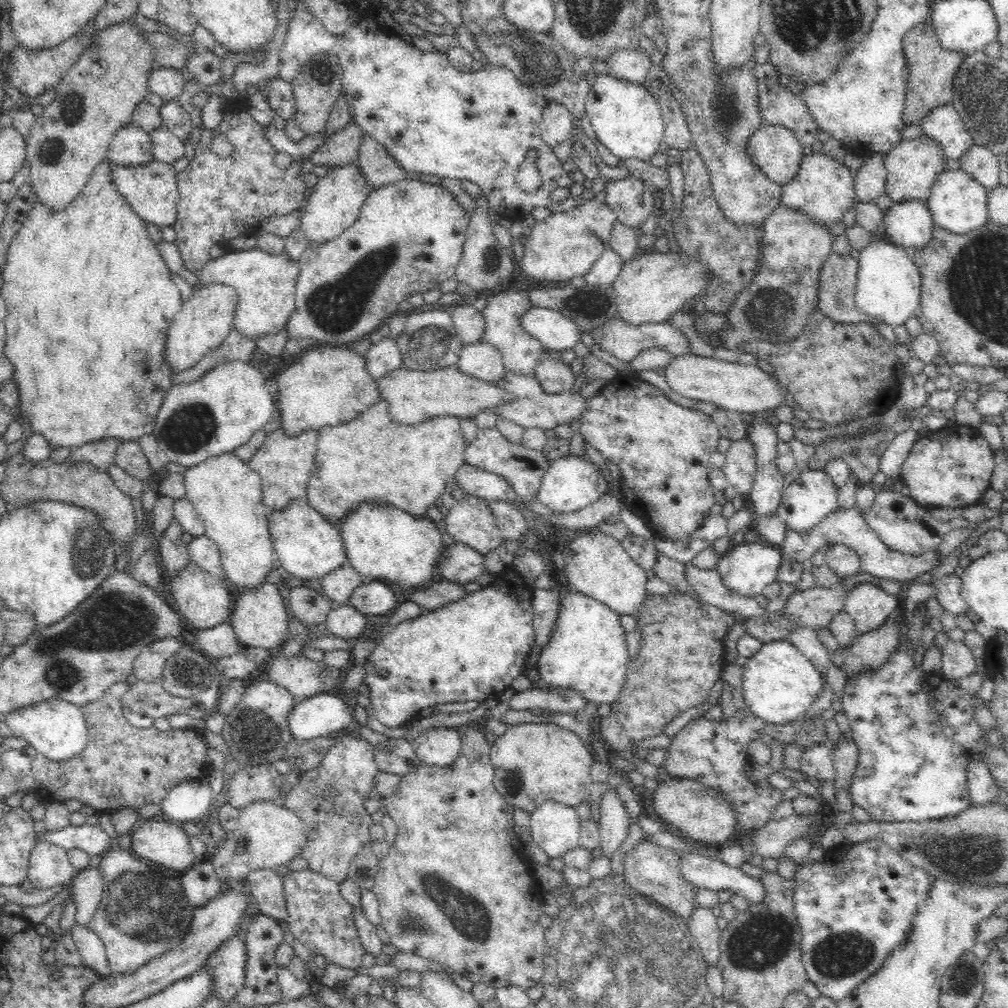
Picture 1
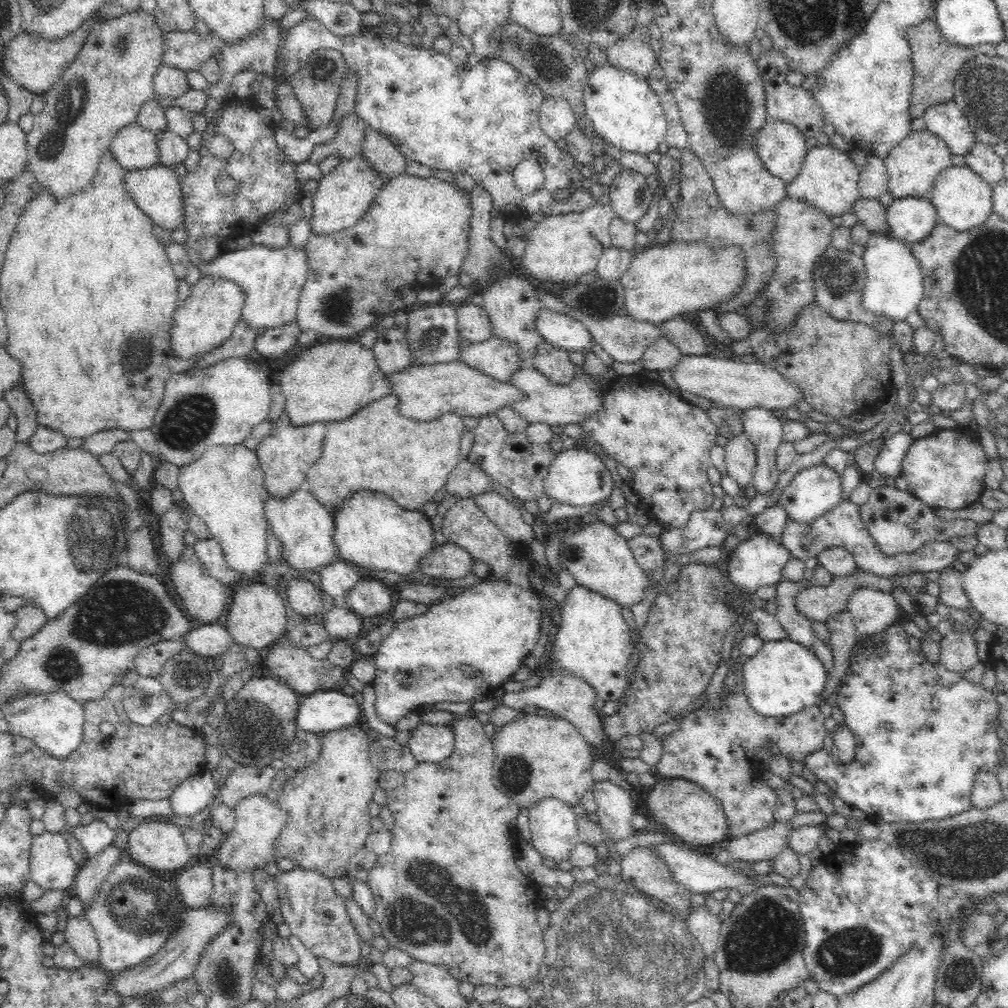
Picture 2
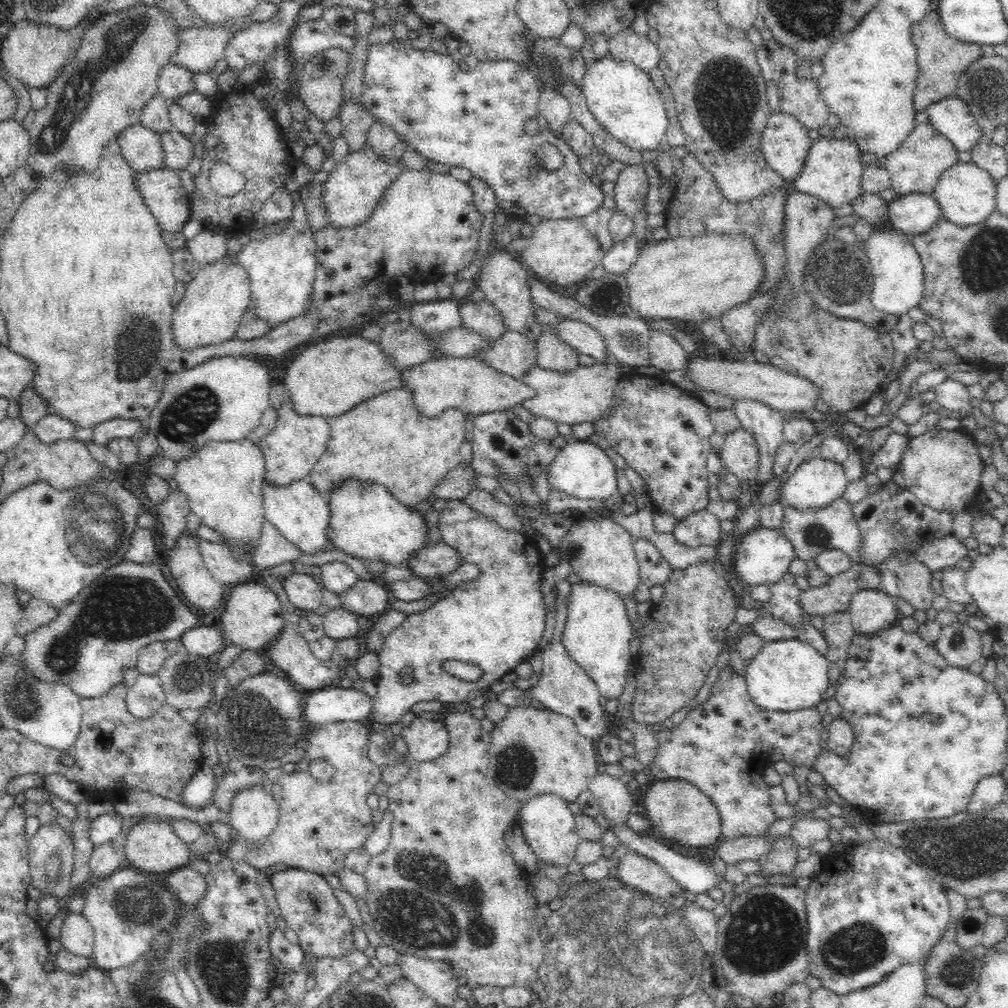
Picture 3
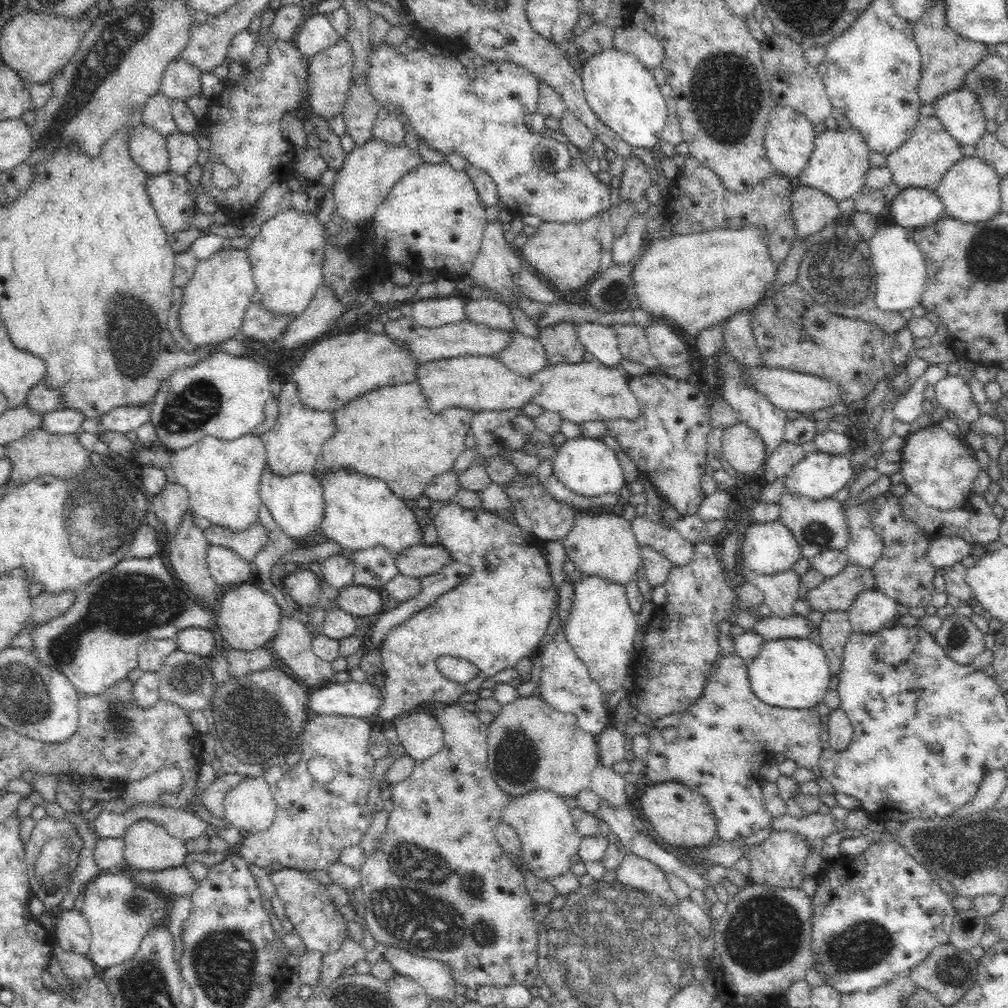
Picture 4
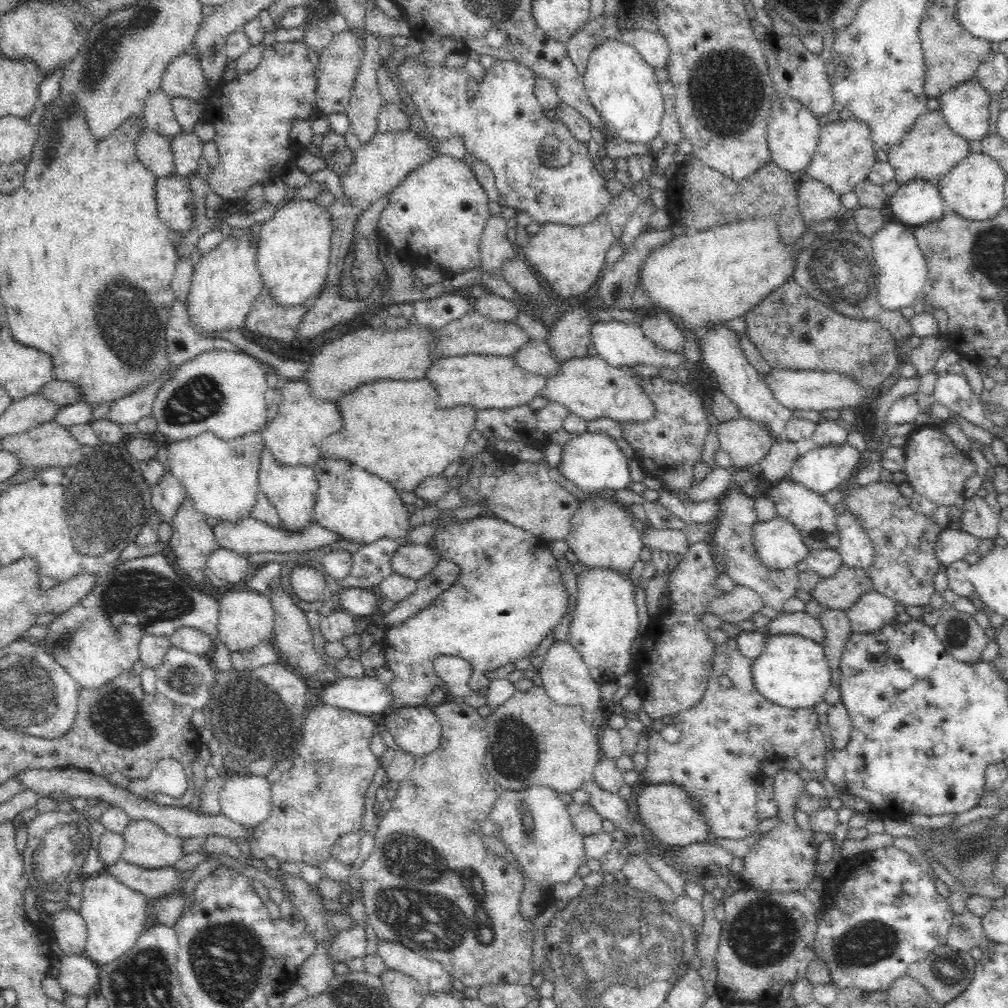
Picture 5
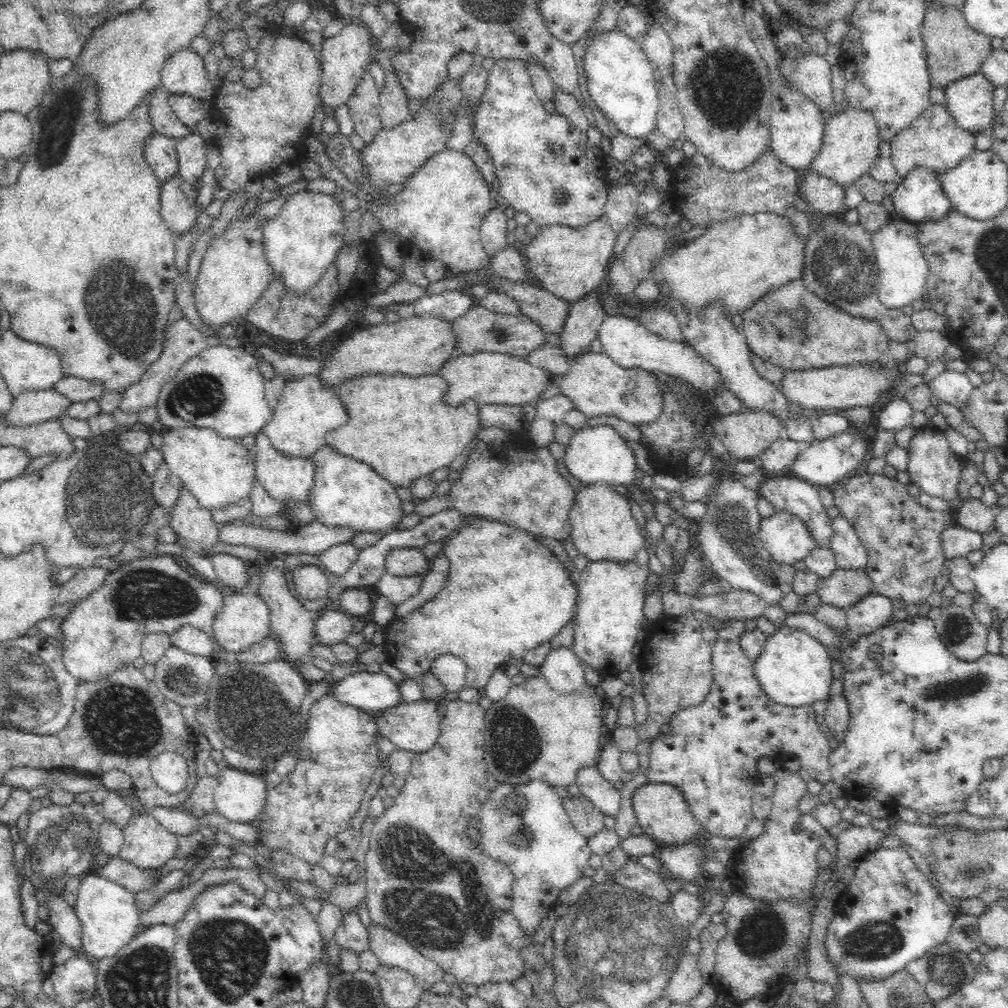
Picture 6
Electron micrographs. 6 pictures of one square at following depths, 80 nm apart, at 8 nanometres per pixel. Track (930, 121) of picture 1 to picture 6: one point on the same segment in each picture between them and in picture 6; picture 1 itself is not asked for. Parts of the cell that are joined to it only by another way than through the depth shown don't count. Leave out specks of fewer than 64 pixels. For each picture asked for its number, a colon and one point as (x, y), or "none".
2: (945, 120)
3: (950, 116)
4: (959, 111)
5: (964, 107)
6: (969, 100)

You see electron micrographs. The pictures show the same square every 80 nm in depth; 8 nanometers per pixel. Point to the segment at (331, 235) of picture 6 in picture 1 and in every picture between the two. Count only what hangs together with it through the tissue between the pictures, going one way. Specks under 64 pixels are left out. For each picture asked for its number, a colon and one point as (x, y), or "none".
1: (265, 285)
2: (272, 278)
3: (280, 267)
4: (286, 256)
5: (293, 256)

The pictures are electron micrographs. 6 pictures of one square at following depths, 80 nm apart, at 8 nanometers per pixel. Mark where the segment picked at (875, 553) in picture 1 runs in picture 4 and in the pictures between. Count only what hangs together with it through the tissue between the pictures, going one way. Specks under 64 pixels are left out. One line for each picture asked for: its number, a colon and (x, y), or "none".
2: (842, 526)
3: (811, 531)
4: (817, 525)

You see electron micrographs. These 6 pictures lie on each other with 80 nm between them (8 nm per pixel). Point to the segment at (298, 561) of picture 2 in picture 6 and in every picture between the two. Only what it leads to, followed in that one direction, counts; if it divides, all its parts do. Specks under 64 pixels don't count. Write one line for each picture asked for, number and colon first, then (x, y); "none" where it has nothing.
3: (297, 510)
4: (295, 502)
5: (290, 489)
6: (284, 477)

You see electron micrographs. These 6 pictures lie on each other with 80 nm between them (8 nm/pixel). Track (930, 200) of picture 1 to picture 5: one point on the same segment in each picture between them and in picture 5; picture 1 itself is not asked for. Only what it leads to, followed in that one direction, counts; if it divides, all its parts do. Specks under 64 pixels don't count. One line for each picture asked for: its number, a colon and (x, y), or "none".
2: (962, 200)
3: (966, 194)
4: (969, 190)
5: (974, 188)

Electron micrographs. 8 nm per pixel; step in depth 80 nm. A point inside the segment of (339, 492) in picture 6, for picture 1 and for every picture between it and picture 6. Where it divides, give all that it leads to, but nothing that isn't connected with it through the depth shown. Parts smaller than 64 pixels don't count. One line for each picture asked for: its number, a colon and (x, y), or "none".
1: (382, 543)
2: (370, 530)
3: (366, 521)
4: (361, 512)
5: (361, 507)

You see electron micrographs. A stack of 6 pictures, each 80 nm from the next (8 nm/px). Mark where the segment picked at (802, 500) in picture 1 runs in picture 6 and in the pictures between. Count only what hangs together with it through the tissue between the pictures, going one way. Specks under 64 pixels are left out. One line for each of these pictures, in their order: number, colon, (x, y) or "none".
2: (817, 489)
3: (816, 482)
4: (819, 476)
5: (826, 467)
6: (824, 463)

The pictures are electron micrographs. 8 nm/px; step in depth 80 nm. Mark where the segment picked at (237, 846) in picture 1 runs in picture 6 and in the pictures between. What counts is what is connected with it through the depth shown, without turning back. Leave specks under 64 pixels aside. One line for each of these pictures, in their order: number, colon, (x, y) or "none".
2: (259, 821)
3: (254, 814)
4: (249, 806)
5: (246, 800)
6: (240, 796)

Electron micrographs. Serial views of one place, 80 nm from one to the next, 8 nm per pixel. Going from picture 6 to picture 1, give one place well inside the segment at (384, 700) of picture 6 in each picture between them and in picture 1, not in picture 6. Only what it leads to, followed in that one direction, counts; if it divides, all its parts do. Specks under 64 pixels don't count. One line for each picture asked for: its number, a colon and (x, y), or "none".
1: (326, 714)
2: (322, 711)
3: (331, 704)
4: (361, 700)
5: (367, 695)

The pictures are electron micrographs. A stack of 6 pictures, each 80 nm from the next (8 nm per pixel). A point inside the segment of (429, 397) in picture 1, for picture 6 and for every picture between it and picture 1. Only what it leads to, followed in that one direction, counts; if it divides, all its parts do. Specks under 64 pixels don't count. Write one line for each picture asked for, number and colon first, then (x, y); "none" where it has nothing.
2: (425, 391)
3: (469, 385)
4: (477, 383)
5: (485, 382)
6: (496, 378)

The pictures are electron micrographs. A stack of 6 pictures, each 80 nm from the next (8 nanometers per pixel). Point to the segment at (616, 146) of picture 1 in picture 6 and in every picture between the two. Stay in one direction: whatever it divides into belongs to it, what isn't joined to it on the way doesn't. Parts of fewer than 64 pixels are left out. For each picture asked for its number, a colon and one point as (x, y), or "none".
2: (624, 110)
3: (623, 99)
4: (623, 94)
5: (623, 89)
6: (619, 78)

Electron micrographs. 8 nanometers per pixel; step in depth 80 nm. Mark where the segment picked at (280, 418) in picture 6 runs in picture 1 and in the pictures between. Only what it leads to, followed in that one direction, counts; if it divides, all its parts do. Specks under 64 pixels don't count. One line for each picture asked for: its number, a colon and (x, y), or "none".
1: (284, 462)
2: (287, 453)
3: (290, 450)
4: (294, 443)
5: (294, 436)

